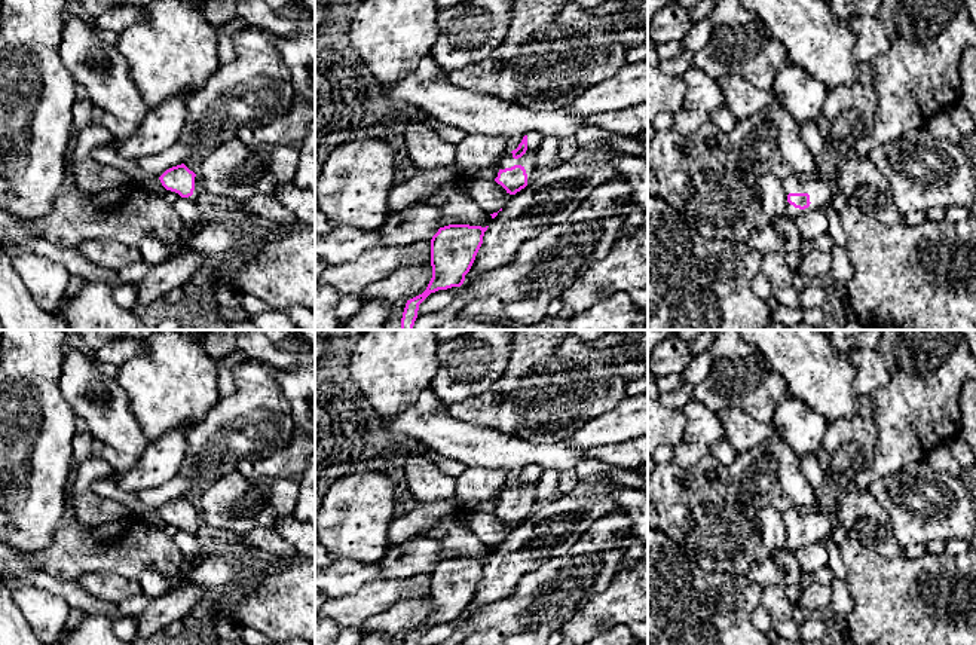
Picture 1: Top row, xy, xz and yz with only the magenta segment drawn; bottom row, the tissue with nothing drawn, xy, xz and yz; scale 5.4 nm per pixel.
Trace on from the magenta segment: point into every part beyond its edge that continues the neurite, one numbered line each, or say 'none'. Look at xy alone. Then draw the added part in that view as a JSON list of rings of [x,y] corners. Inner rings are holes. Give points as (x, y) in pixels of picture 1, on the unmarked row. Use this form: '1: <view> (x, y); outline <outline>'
1: xy (196, 529); outline [[[198,507],[195,510],[195,523],[193,523],[193,528],[189,529],[187,532],[192,534],[192,535],[196,535],[196,537],[204,534]]]

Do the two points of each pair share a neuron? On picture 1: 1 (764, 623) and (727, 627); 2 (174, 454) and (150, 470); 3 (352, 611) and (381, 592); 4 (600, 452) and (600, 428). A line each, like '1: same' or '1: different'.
1: different
2: same
3: same
4: different

